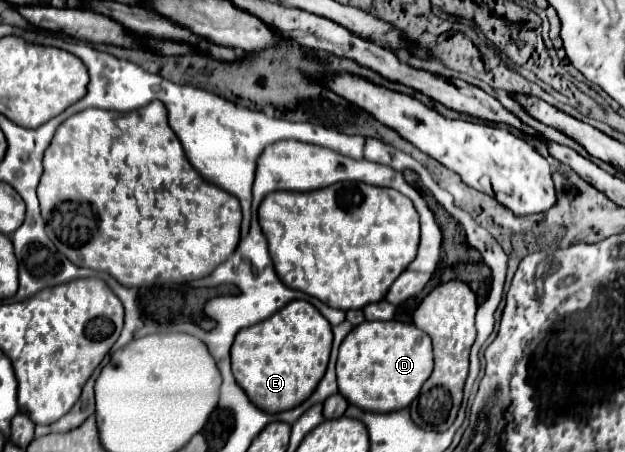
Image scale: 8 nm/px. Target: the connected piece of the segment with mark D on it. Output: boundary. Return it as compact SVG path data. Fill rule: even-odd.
M364 321L356 325L340 345L336 375L338 389L348 403L376 413L408 407L420 393L434 367L432 341L414 323Z

